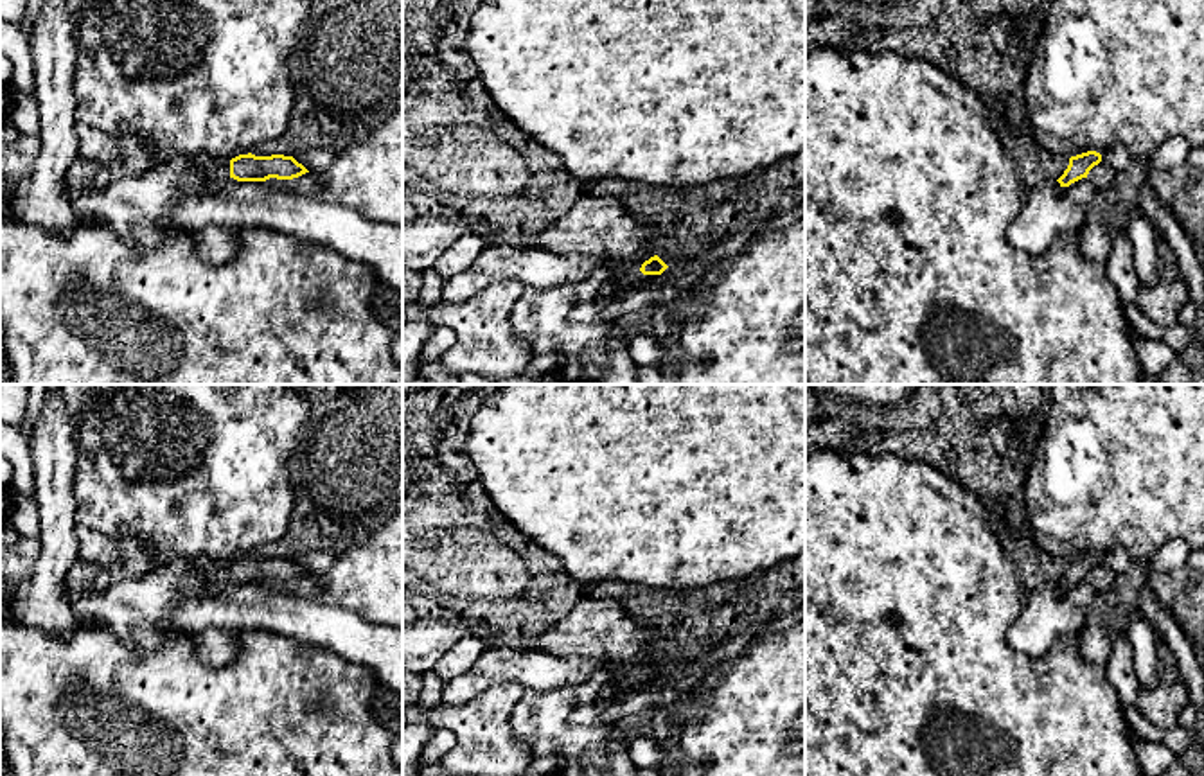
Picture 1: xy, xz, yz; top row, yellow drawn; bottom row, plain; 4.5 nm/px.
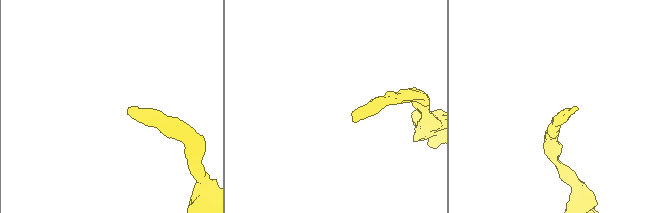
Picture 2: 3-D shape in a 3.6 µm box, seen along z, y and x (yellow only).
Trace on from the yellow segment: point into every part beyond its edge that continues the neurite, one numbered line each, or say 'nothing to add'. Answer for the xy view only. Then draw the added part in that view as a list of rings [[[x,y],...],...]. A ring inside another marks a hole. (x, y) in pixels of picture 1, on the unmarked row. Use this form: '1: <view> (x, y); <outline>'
1: xy (123, 555); [[[75,525],[79,537],[77,560],[97,566],[99,575],[92,582],[92,589],[104,589],[106,586],[146,575],[160,566],[181,562],[190,573],[203,578],[207,587],[219,587],[230,578],[230,564],[210,559],[162,559],[140,537],[120,530],[117,535],[106,535],[97,530]]]

